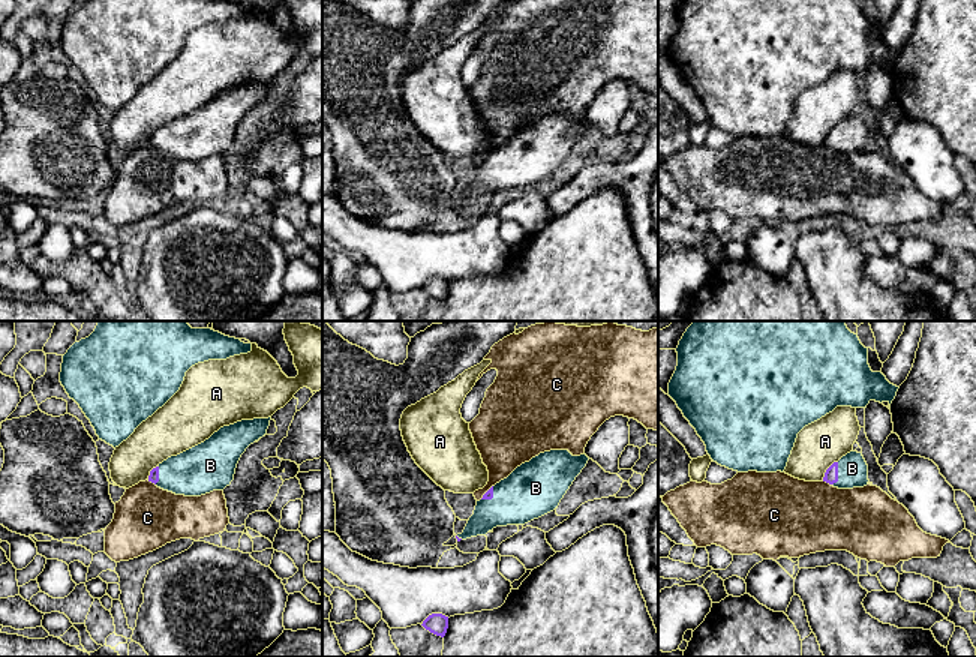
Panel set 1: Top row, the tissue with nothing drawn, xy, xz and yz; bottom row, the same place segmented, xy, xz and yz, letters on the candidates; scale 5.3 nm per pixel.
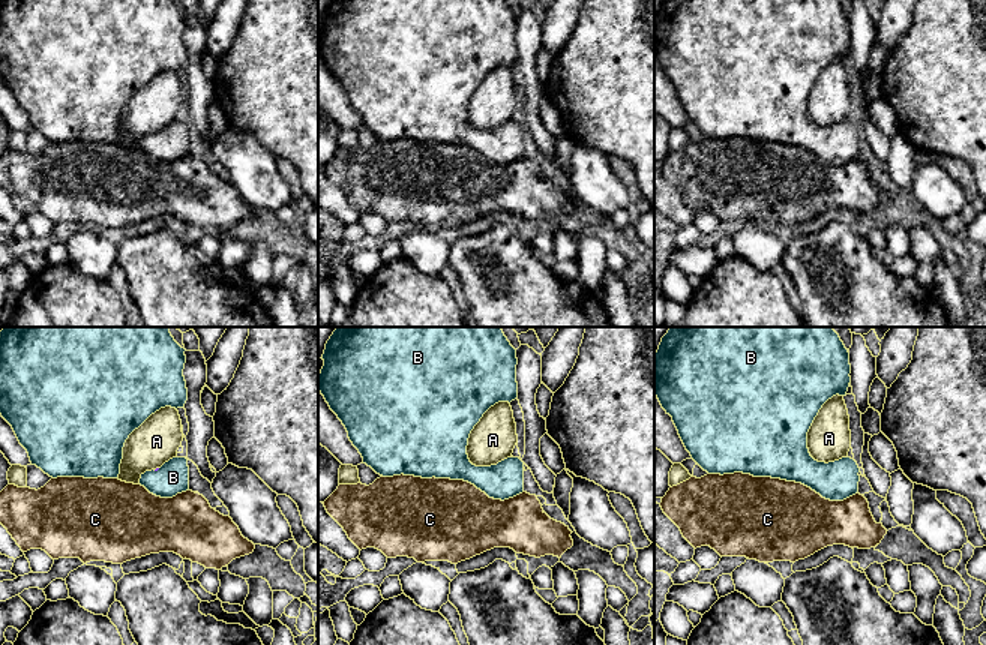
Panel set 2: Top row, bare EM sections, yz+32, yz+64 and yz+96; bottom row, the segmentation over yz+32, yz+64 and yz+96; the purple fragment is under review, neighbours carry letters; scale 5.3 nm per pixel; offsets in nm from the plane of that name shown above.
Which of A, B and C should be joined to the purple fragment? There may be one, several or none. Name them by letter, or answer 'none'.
B

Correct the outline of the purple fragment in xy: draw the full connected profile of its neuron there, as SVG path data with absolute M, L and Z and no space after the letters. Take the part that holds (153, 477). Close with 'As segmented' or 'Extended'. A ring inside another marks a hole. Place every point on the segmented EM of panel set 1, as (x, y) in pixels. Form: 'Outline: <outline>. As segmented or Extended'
Outline: M241 420L220 428L204 442L159 464L150 471L148 482L184 496L223 490L234 480L246 448L267 434L270 420Z. Extended

